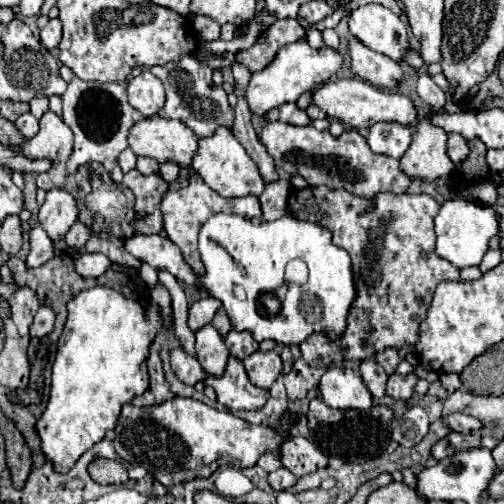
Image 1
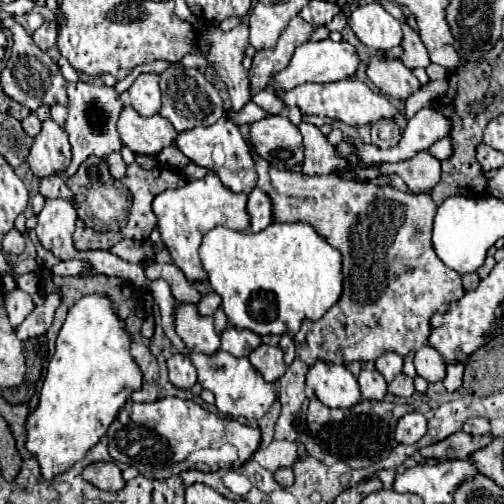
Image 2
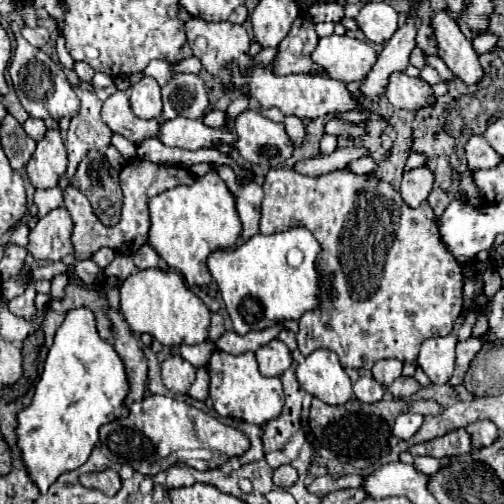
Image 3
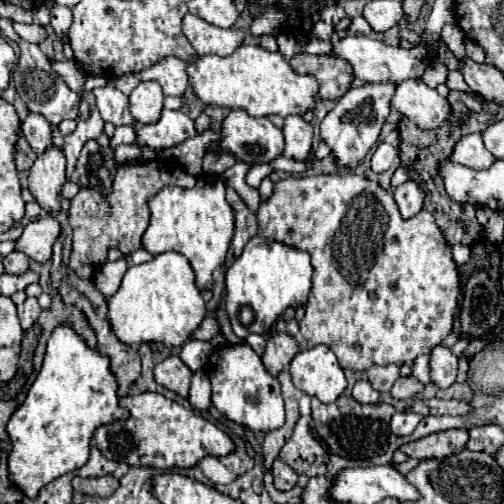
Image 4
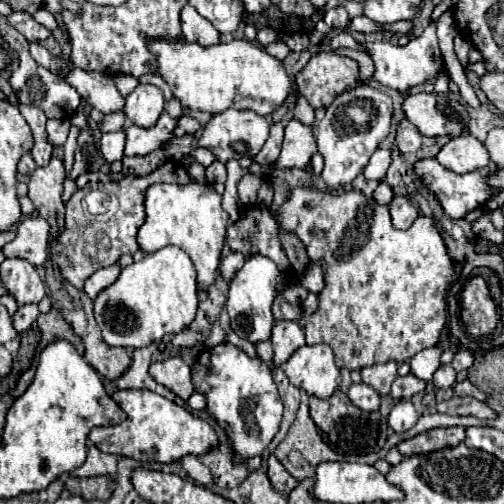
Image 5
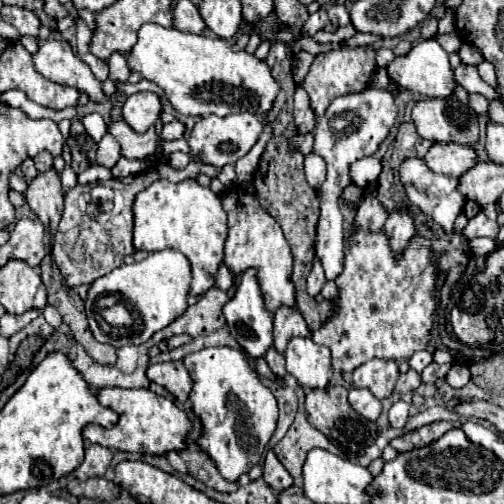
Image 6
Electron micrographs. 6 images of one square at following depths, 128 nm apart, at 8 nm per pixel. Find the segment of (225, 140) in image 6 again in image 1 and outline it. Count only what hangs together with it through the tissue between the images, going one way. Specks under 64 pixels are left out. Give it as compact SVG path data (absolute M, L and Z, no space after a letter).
M268 122L264 126L262 134L260 134L260 142L266 146L268 154L274 158L276 168L284 170L290 176L300 174L308 182L308 186L326 184L332 190L346 188L348 192L352 192L360 198L372 198L372 196L376 196L378 192L384 192L384 190L390 190L394 194L404 194L408 190L408 186L412 184L412 178L408 174L400 172L400 162L394 160L394 158L388 158L388 156L374 154L368 148L366 140L358 134L358 130L344 130L338 138L334 138L328 130L320 132L314 126L290 126L290 124L284 124L284 122Z

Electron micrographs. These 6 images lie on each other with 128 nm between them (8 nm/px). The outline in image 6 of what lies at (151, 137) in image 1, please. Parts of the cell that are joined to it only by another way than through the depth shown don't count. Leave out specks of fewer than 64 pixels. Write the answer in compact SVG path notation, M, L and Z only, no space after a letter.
M46 40L32 58L36 70L44 78L76 88L80 94L86 94L90 102L104 102L108 98L102 88L104 82L100 82L90 66L72 52L66 40Z

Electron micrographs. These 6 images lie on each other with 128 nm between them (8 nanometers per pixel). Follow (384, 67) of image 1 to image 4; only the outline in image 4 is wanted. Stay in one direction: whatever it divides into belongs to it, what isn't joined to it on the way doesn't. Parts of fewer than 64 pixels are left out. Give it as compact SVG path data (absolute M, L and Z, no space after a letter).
M420 78L404 80L396 86L392 106L416 122L420 128L438 128L450 116L450 104L434 88L426 86Z

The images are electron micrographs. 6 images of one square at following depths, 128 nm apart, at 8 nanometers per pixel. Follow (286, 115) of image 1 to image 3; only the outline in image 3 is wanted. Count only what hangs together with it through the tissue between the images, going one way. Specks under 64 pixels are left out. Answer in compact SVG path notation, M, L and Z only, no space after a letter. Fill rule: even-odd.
M212 110L212 112L208 112L206 116L204 116L204 120L202 120L206 126L212 126L212 128L222 128L226 122L230 122L228 120L228 116L226 116L226 112L222 112L222 110ZM358 158L358 160L354 160L354 162L350 162L350 164L346 166L346 170L350 170L350 172L356 174L356 176L374 174L376 168L378 168L378 166L376 166L374 158ZM424 164L424 166L414 168L414 170L404 174L402 186L400 186L400 194L402 194L404 202L410 208L416 208L422 200L428 198L428 194L432 192L432 184L434 184L432 170Z

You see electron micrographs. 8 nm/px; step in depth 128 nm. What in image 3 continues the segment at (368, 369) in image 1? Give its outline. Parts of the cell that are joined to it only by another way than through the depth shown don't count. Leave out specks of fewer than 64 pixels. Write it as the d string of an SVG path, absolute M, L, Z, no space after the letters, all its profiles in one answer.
M362 376L356 384L354 384L354 394L360 402L378 402L384 396L384 386L380 382L376 382L372 376Z

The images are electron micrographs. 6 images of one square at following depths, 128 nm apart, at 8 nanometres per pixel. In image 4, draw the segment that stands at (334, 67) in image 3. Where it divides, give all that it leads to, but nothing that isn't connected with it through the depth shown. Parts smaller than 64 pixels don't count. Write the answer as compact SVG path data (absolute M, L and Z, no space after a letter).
M346 36L346 38L332 40L330 56L346 60L352 66L352 74L360 78L362 82L390 82L392 80L400 84L406 78L420 78L426 70L422 48L412 48L412 50L392 48L390 50L390 46L386 46L384 42L372 40L368 36Z

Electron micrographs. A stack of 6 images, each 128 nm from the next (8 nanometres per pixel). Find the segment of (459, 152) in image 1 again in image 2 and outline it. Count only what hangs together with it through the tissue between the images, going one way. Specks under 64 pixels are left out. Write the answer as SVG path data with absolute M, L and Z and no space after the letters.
M446 136L446 138L440 138L438 142L434 142L434 144L430 146L430 154L432 154L432 156L436 156L438 160L446 160L446 158L450 158L450 156L454 154L452 138L450 138L450 136Z

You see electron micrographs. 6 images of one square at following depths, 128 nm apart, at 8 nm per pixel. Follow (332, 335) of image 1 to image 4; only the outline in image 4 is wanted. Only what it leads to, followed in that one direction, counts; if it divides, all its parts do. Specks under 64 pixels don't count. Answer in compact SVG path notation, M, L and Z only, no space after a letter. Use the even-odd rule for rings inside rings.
M254 236L242 250L242 254L234 260L234 264L226 270L226 312L232 324L232 330L238 338L246 338L248 334L264 334L270 332L274 322L282 316L286 308L298 308L306 304L312 286L312 264L308 252L286 246L276 240ZM248 306L252 310L252 322L242 324L240 312Z

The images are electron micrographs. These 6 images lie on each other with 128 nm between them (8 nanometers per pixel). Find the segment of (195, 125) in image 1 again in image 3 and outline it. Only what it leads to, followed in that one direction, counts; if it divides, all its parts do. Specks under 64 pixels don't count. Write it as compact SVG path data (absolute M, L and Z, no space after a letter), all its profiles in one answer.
M174 74L162 86L162 118L172 120L172 116L188 116L192 120L204 118L208 114L208 88L196 74Z

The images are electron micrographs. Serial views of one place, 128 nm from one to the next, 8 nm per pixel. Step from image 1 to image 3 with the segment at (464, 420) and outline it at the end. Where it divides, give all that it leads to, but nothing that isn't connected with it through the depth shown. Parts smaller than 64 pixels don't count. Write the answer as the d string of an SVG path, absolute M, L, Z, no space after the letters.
M490 420L472 422L472 424L466 426L466 432L472 436L472 446L474 448L488 446L488 444L492 444L498 438L498 428Z

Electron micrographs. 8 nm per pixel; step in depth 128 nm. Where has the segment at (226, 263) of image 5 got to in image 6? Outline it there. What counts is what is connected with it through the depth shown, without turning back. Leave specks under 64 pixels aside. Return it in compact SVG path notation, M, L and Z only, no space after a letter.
M222 264L218 268L218 274L216 274L216 286L222 288L222 290L230 290L234 286L234 274L230 272L230 268L226 264Z

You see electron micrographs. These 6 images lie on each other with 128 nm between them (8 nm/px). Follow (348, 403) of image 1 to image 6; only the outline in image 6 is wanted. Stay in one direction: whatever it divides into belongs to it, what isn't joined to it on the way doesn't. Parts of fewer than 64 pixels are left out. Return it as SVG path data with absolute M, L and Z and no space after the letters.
M292 338L284 352L286 372L292 374L302 388L326 388L332 380L330 350L318 346L310 338Z

